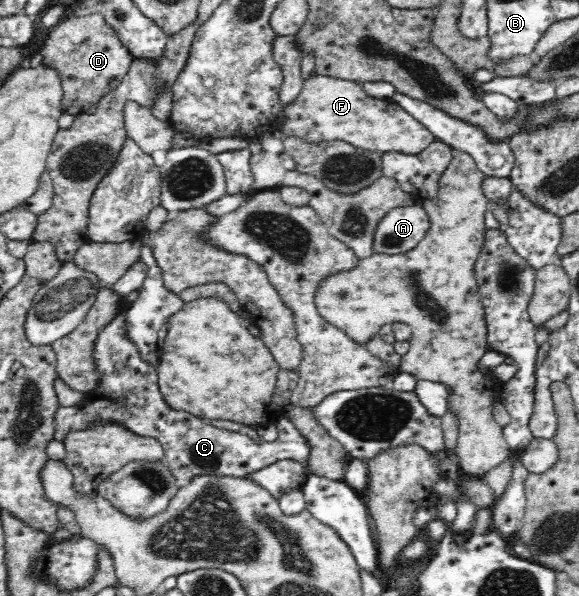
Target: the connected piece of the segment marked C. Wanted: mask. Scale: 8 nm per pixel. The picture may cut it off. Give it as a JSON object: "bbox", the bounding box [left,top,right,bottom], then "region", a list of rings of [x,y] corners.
{"bbox":[55,311,311,488],"region":[[[117,311],[97,333],[90,351],[97,376],[92,390],[82,394],[82,398],[72,406],[63,406],[55,415],[55,439],[64,441],[73,431],[85,431],[95,423],[116,423],[135,435],[149,437],[161,442],[168,470],[179,488],[191,483],[191,479],[201,475],[215,477],[244,477],[272,463],[291,459],[303,463],[305,474],[311,475],[306,467],[308,445],[298,435],[291,420],[281,415],[274,424],[278,434],[274,440],[259,441],[241,434],[212,426],[205,419],[181,408],[173,408],[163,398],[158,382],[156,367],[141,356],[139,348],[127,332],[125,311]]]}

